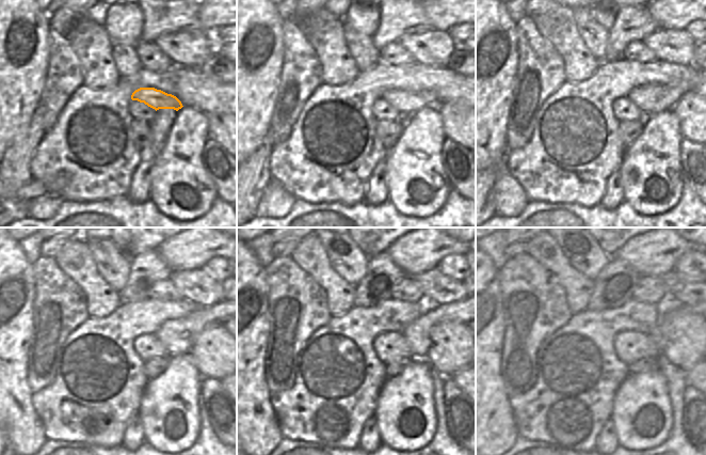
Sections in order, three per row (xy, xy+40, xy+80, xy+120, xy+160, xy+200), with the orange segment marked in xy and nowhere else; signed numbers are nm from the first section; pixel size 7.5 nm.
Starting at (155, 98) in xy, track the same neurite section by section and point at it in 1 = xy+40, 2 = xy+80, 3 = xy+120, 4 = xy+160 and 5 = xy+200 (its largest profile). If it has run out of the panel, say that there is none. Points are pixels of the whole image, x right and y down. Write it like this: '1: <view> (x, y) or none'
1: xy+40 (406, 103)
2: xy+80 (651, 99)
3: xy+120 (178, 336)
4: xy+160 (416, 333)
5: xy+200 (692, 309)

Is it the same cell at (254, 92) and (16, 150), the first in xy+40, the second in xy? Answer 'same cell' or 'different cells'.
different cells

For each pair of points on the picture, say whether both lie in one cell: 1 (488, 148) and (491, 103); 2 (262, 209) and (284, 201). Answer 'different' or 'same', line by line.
1: same
2: same

